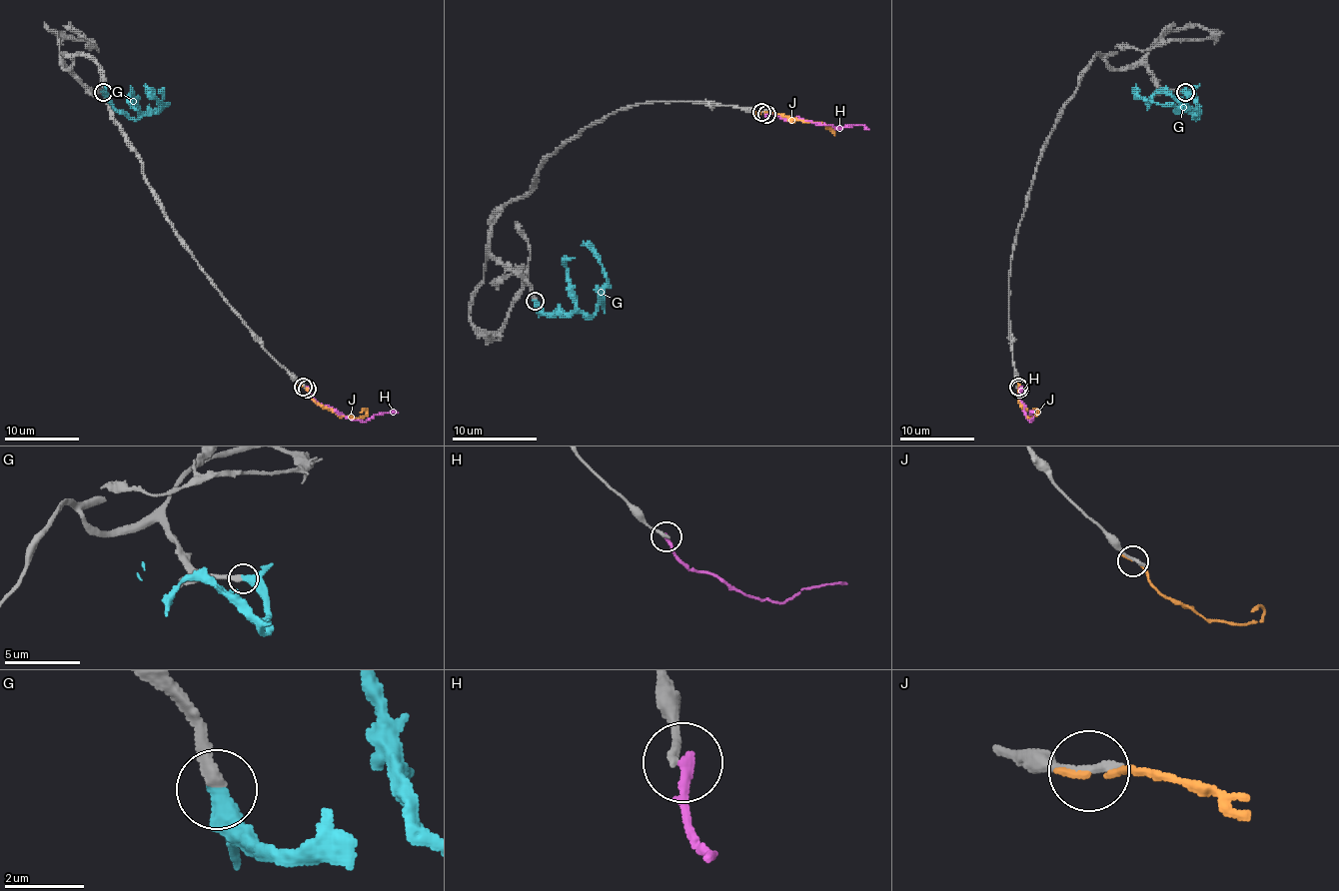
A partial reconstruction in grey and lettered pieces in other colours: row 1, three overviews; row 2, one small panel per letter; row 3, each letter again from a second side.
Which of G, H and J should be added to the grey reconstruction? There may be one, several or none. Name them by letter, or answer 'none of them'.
G

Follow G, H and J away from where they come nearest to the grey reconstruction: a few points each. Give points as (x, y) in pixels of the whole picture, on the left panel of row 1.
G: (102, 91), (112, 106), (132, 119), (166, 104), (145, 84)
H: (308, 388), (321, 405), (336, 409), (355, 420), (366, 422), (375, 415), (398, 413)
J: (302, 387), (315, 401), (340, 416), (360, 418), (366, 411), (362, 413)

